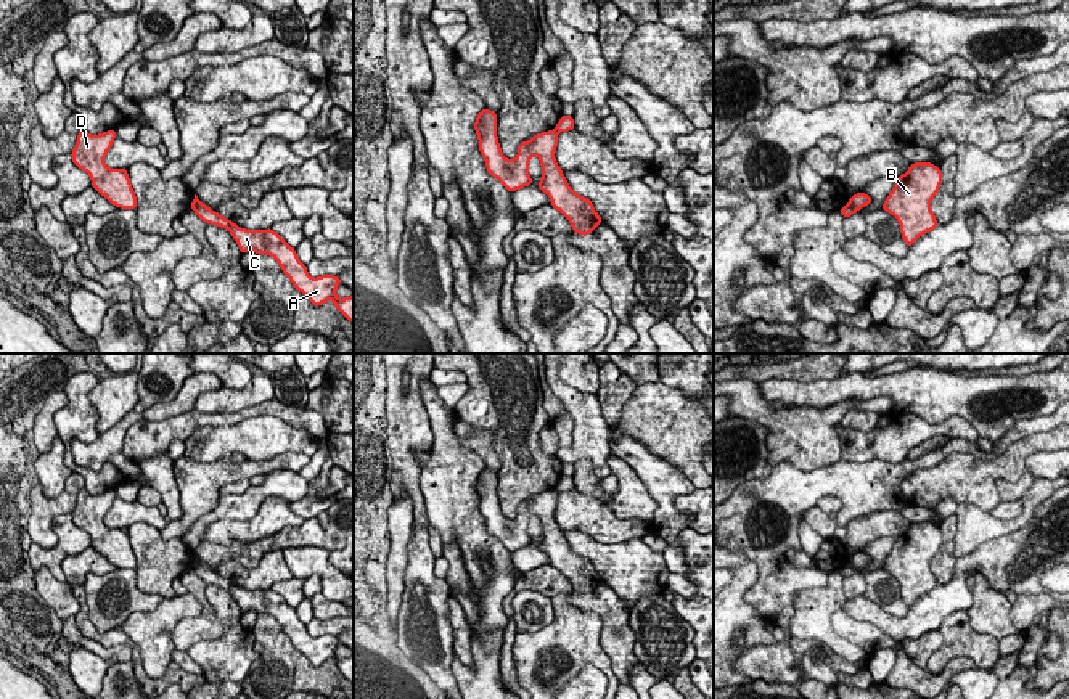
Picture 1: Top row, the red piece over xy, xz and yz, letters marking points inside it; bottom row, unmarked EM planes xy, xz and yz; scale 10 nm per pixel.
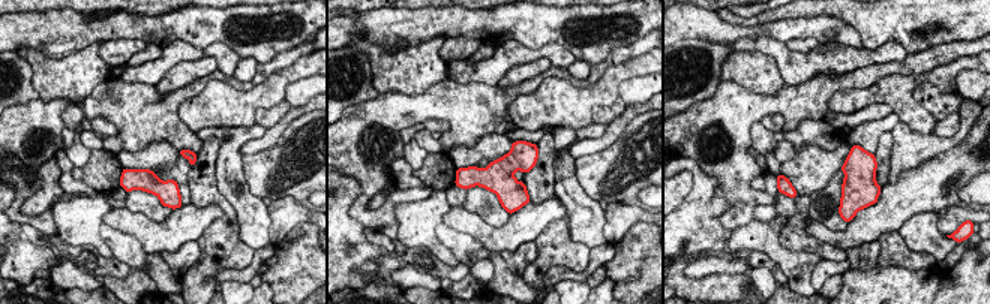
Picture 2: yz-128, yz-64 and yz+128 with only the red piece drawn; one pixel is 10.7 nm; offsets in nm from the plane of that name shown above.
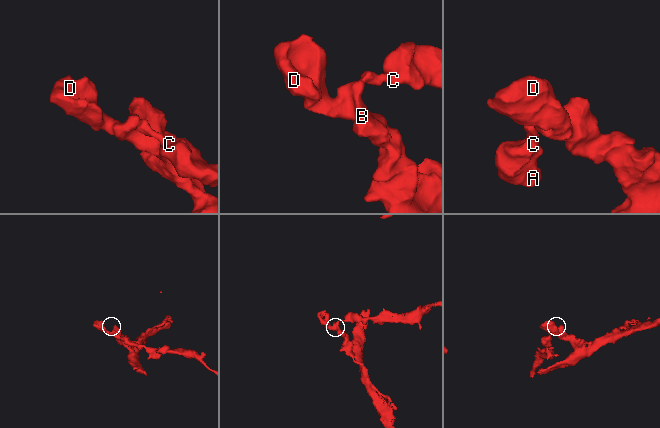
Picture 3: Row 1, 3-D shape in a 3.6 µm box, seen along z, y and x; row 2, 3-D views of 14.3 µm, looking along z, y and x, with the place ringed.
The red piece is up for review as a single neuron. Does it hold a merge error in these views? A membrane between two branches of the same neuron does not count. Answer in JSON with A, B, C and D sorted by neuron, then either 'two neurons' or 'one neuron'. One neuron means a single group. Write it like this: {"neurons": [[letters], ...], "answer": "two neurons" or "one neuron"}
{"neurons": [["A", "C"], ["B", "D"]], "answer": "two neurons"}

